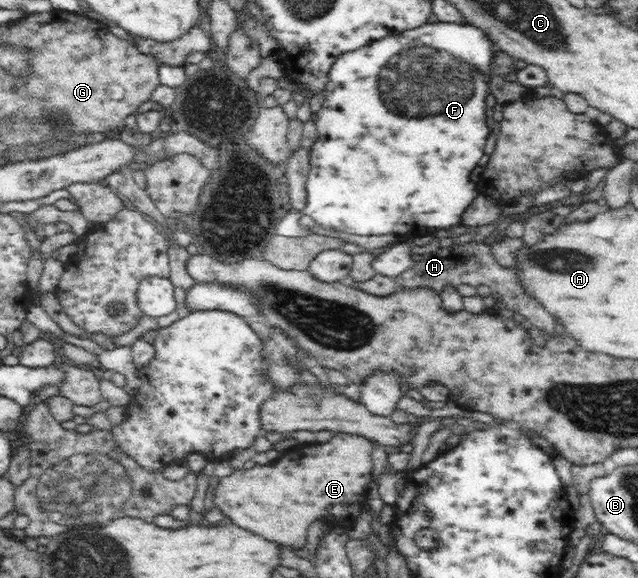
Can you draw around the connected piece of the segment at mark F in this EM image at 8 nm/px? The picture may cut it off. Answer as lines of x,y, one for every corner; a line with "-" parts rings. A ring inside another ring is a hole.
433,19
420,27
407,29
400,35
370,42
356,51
343,52
336,57
328,71
328,83
323,90
326,99
316,113
318,119
314,127
318,135
309,151
310,165
305,183
307,205
304,205
301,213
310,215
322,227
365,236
394,233
403,238
419,238
438,229
447,229
460,224
462,213
479,193
479,184
470,179
470,173
478,165
480,157
484,157
484,145
490,133
486,125
486,115
484,115
486,111
484,101
486,101
486,95
490,94
488,79
492,73
488,65
492,61
492,53
495,50
496,47
488,41
488,37
476,27
438,22

